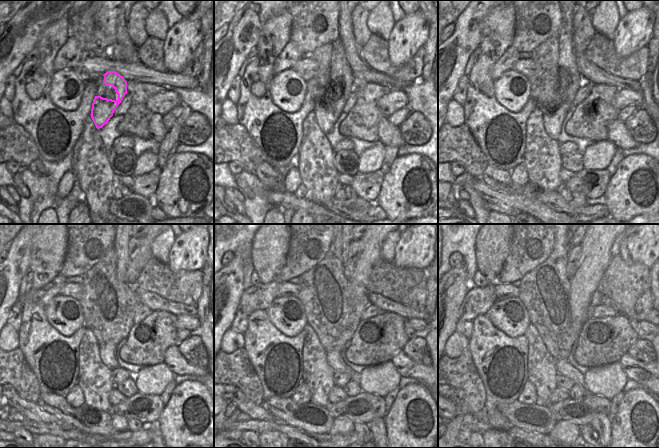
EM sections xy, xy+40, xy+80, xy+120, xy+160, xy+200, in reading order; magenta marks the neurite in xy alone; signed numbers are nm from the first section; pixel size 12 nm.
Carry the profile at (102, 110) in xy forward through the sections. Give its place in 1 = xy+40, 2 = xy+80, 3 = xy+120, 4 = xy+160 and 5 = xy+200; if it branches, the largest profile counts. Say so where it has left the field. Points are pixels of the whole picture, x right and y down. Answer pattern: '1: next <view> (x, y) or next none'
1: next xy+40 (326, 114)
2: next xy+80 (568, 73)
3: next xy+120 (126, 301)
4: next xy+160 (353, 309)
5: next xy+200 (563, 367)

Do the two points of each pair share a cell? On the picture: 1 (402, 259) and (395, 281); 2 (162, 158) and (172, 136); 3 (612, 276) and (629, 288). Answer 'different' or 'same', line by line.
1: different
2: same
3: same

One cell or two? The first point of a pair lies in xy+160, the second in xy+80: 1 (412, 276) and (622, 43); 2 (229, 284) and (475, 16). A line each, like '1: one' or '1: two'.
1: two
2: one

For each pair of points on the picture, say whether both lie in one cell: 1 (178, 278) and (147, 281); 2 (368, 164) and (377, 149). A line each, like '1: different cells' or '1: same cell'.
1: same cell
2: same cell

